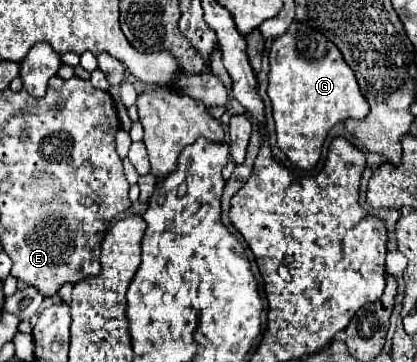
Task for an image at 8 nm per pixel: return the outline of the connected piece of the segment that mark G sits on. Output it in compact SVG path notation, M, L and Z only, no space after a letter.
M293 21L269 51L269 99L277 127L277 145L299 169L313 169L319 161L329 129L349 117L367 117L369 105L361 95L351 67L339 49L309 25Z

